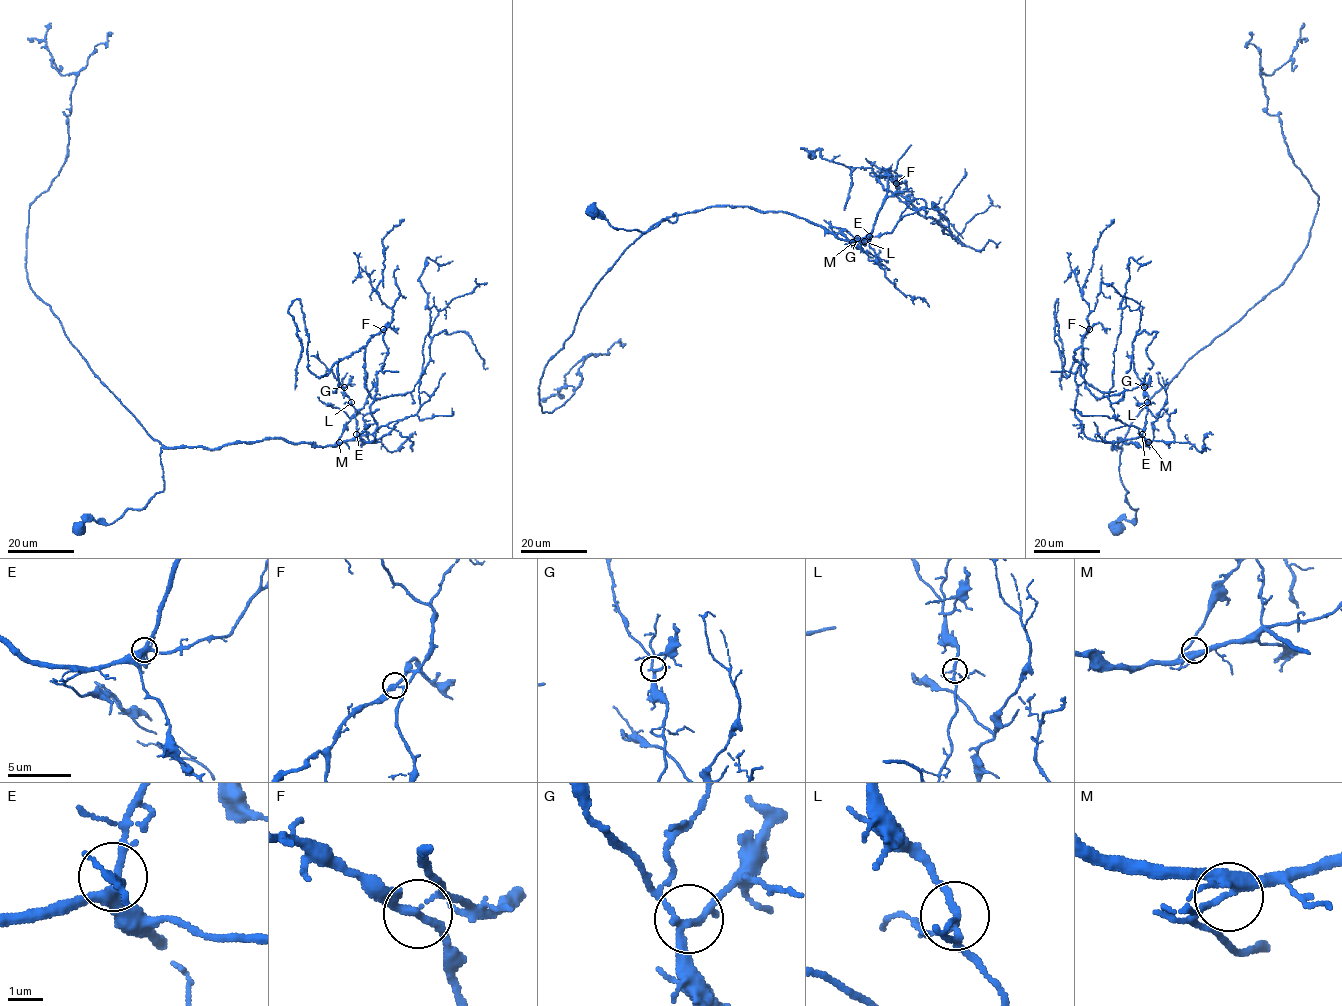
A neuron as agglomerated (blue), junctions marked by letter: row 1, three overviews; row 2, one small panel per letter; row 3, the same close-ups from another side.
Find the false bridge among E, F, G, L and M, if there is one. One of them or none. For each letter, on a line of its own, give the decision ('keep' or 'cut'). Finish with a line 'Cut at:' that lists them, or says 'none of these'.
E: keep
F: cut
G: keep
L: keep
M: keep
Cut at: F

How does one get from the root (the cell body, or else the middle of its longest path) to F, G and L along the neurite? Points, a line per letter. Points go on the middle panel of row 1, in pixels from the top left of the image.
F: (594, 211), (648, 232), (674, 213), (743, 206), (860, 240), (887, 192), (884, 168), (895, 183)
G: (594, 211), (648, 232), (674, 213), (743, 206), (869, 237), (857, 238)
L: (594, 211), (614, 227), (648, 232), (674, 222), (674, 213), (743, 206), (864, 241)

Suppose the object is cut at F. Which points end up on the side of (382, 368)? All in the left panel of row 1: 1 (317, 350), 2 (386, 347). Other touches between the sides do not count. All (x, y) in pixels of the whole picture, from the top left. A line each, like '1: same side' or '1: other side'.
1: same side
2: same side

